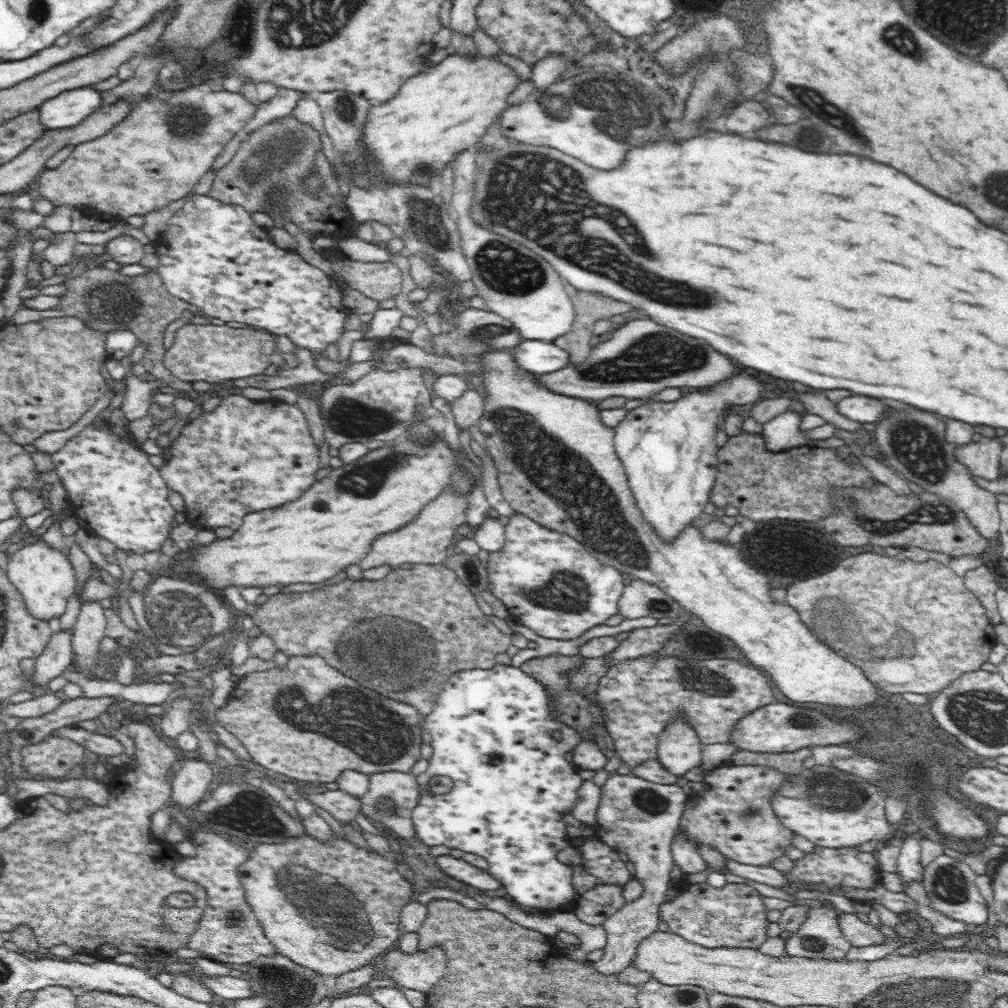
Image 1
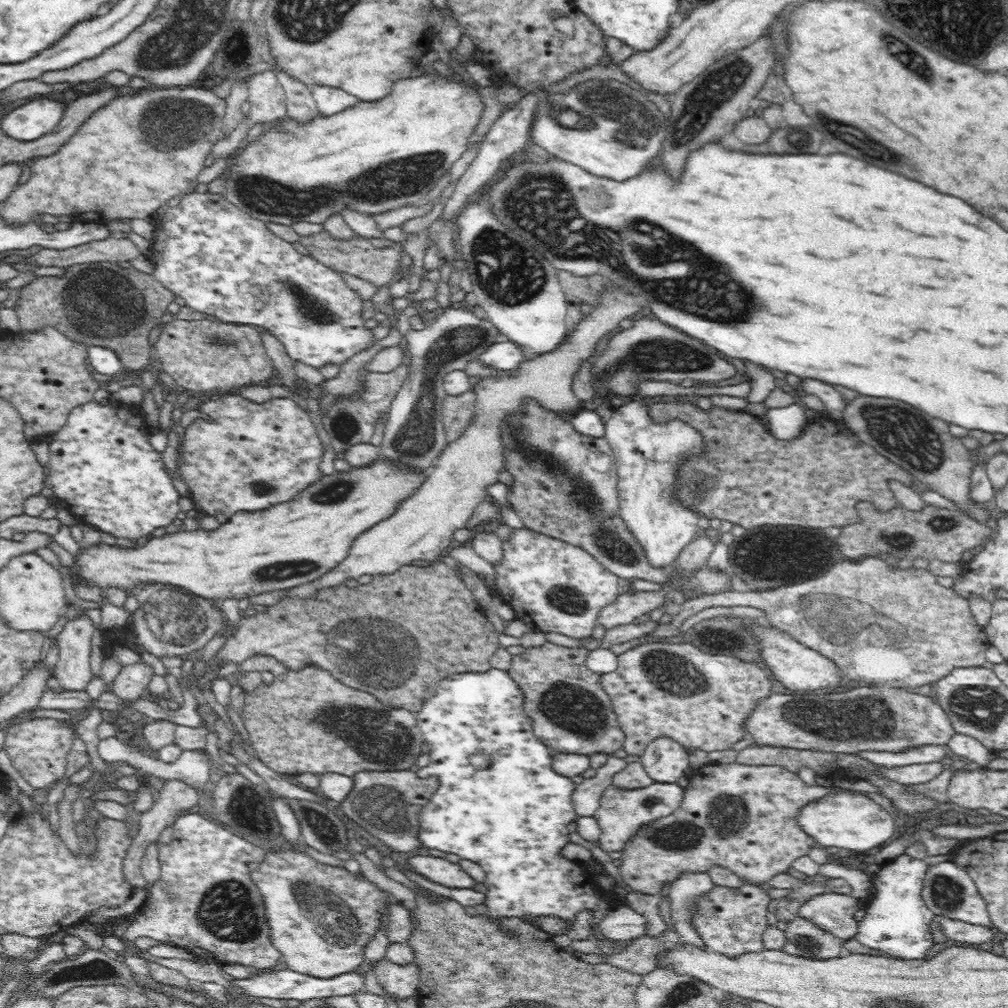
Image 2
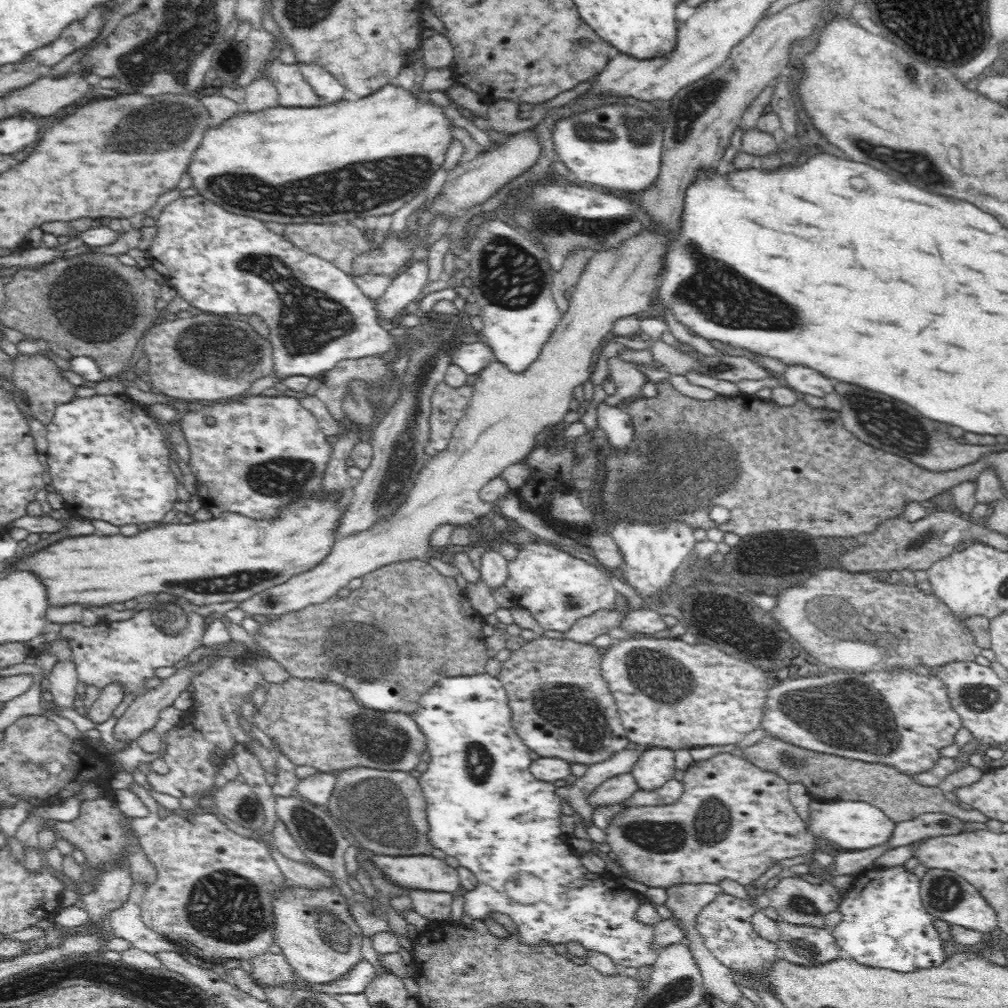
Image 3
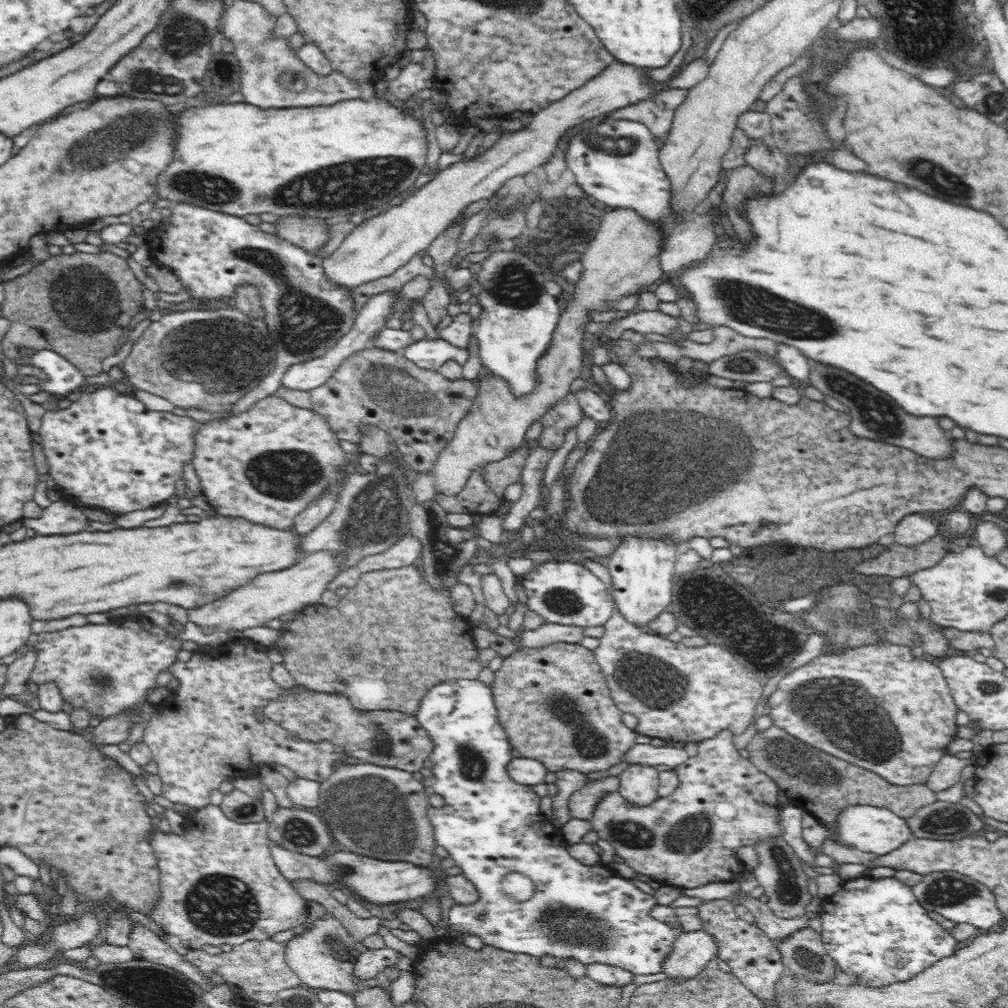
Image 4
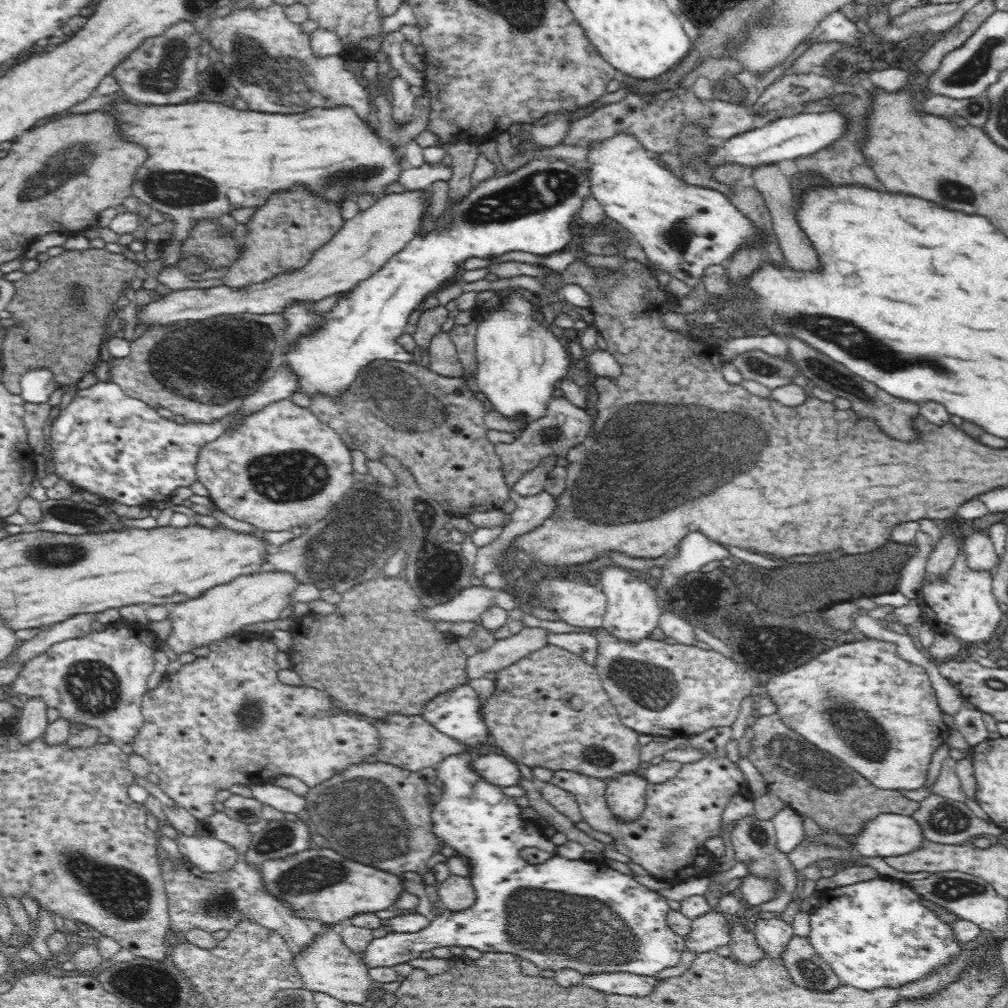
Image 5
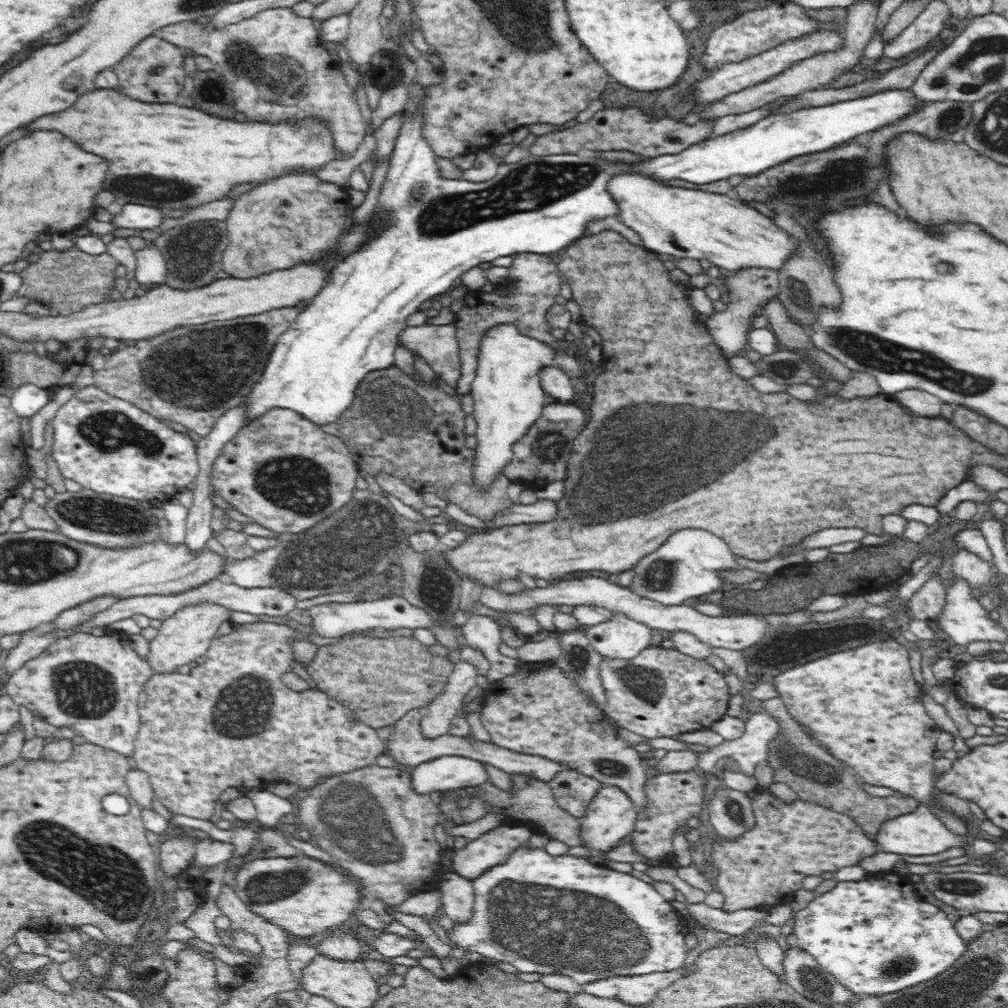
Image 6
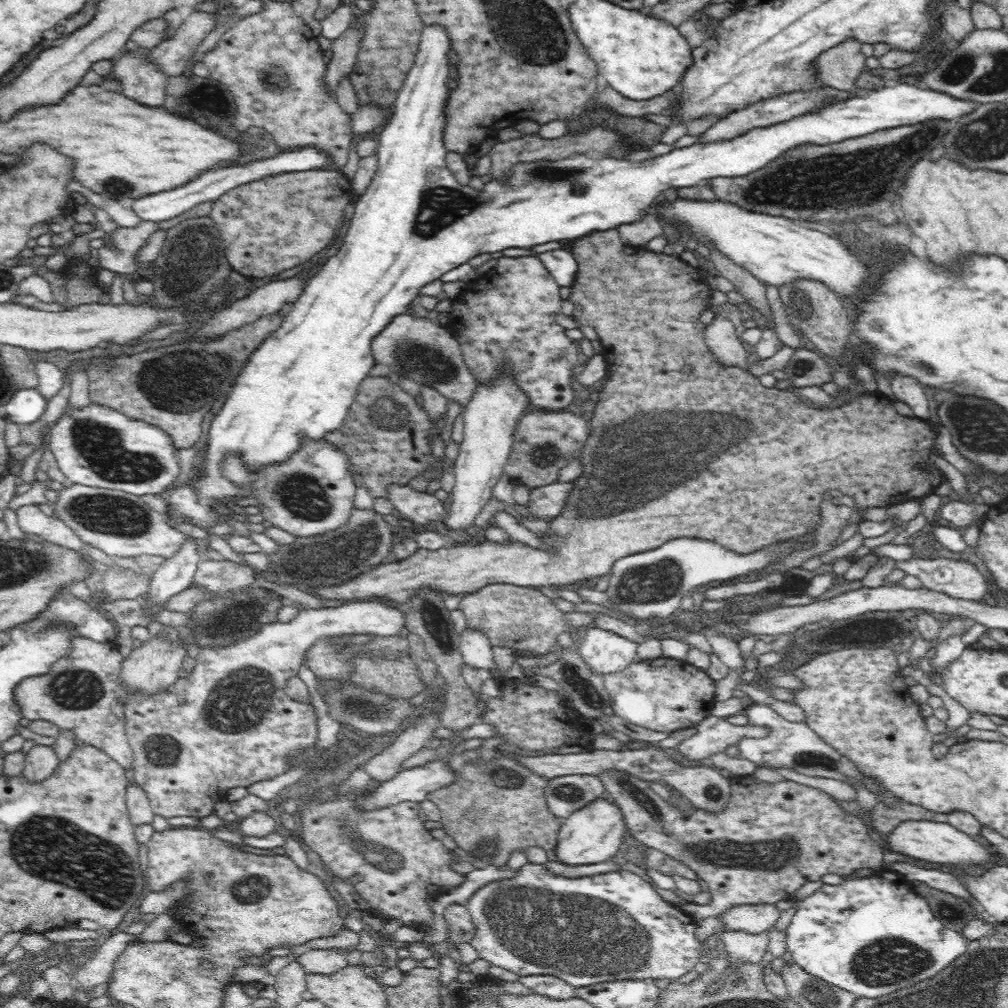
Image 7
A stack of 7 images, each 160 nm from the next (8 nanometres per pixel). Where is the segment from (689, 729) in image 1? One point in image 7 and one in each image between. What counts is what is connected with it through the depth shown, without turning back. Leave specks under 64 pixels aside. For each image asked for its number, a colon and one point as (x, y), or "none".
2: (665, 760)
3: (655, 766)
4: (639, 783)
5: (625, 794)
6: (611, 815)
7: (595, 833)

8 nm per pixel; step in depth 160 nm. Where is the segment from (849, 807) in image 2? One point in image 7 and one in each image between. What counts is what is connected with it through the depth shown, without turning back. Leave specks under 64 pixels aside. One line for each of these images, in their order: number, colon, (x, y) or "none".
3: (849, 825)
4: (877, 830)
5: (887, 834)
6: (921, 833)
7: (939, 842)

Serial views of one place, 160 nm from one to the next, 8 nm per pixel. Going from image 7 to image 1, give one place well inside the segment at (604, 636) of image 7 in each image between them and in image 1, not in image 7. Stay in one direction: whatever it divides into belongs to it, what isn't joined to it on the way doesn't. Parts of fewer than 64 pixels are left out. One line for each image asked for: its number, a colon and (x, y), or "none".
1: (668, 450)
2: (647, 454)
3: (651, 554)
4: (642, 570)
5: (633, 610)
6: (619, 637)

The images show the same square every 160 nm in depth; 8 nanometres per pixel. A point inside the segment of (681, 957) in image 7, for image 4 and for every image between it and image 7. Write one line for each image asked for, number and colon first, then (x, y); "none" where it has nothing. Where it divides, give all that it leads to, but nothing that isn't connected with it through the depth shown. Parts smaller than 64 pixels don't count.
4: (491, 825)
5: (563, 913)
6: (546, 914)

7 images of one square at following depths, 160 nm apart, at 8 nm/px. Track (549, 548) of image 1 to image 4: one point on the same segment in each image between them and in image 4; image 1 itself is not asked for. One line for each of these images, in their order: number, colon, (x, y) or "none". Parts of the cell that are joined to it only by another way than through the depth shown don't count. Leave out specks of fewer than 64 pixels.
2: (532, 563)
3: (558, 588)
4: (561, 592)

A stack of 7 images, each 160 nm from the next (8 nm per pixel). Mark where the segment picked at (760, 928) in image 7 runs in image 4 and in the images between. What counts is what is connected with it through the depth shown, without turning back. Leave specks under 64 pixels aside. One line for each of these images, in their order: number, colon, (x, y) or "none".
4: (691, 952)
5: (710, 932)
6: (738, 922)

